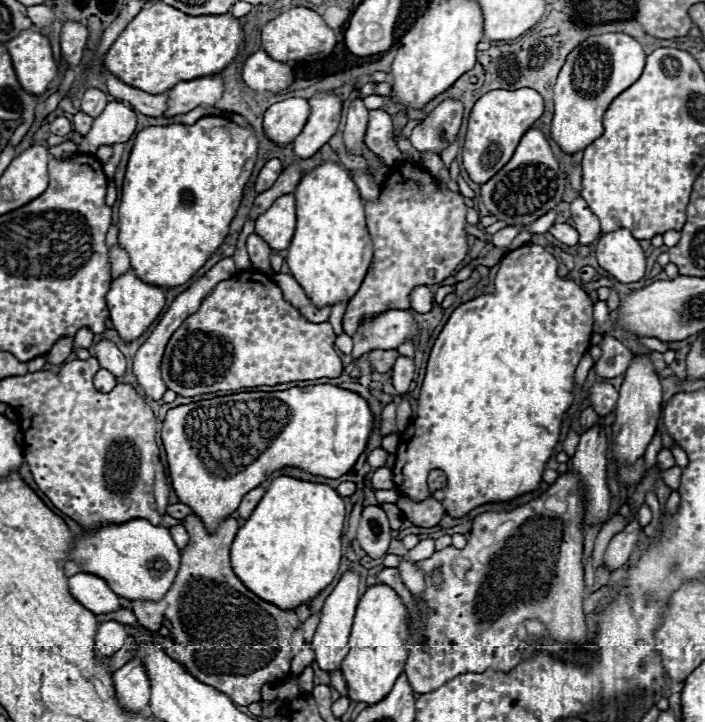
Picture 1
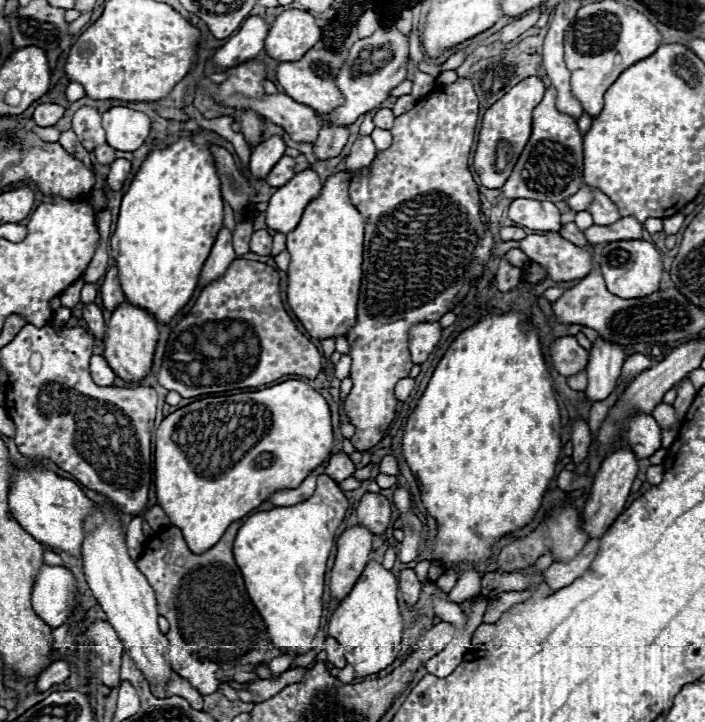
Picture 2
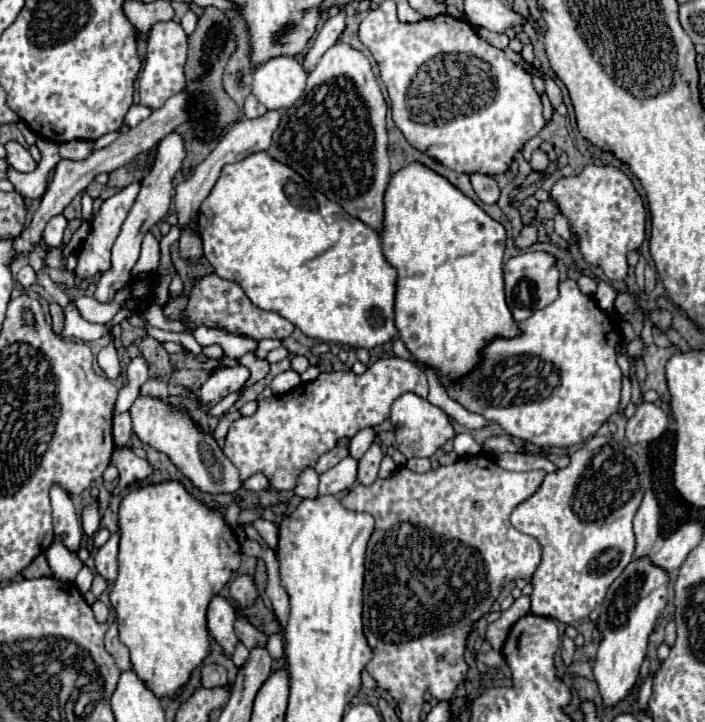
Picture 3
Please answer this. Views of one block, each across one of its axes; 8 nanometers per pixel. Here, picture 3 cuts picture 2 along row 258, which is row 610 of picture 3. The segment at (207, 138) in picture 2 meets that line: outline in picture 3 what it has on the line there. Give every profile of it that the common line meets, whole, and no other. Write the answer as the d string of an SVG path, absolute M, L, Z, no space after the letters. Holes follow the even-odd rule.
M164 480L130 490L120 502L118 530L118 578L112 584L110 602L118 616L120 642L128 646L132 668L140 680L144 680L158 698L172 698L210 652L206 608L238 570L242 548L222 512L208 508L204 502L188 494L178 480Z

